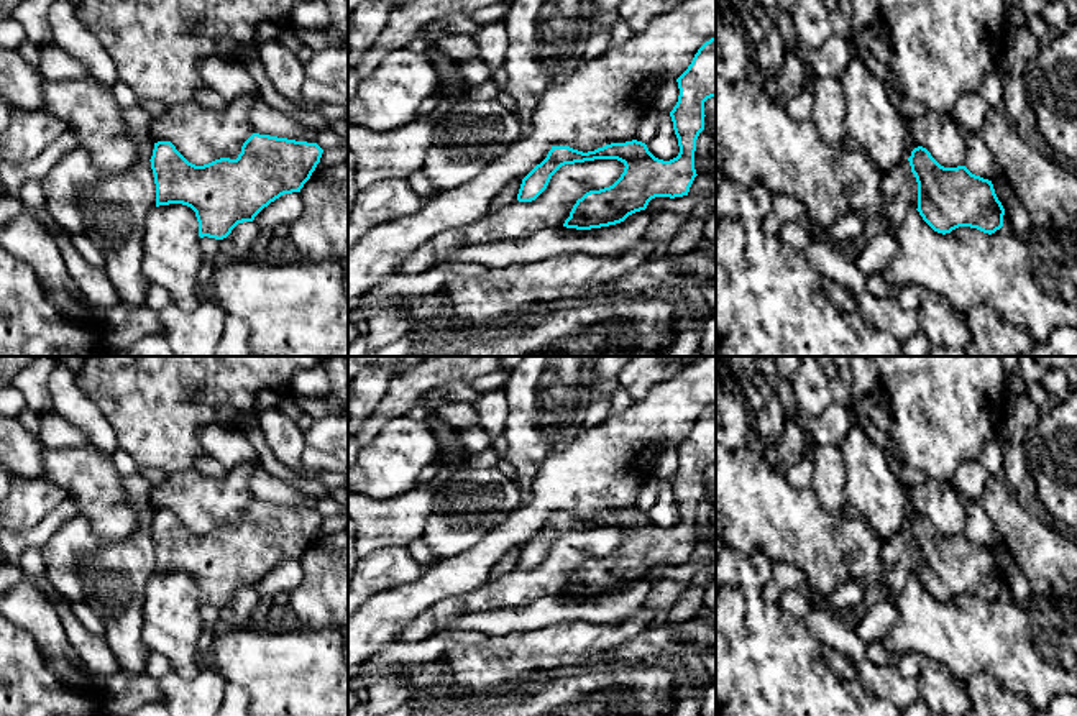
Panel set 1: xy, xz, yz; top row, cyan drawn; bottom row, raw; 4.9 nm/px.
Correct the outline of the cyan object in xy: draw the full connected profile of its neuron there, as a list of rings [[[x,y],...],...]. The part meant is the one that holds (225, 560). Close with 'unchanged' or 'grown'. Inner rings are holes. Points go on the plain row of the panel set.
[[[253,501],[236,527],[220,526],[204,534],[189,530],[171,509],[154,511],[151,537],[156,552],[156,575],[182,571],[195,580],[199,604],[227,606],[231,598],[254,585],[284,562],[300,560],[320,530],[317,511]]] | unchanged

